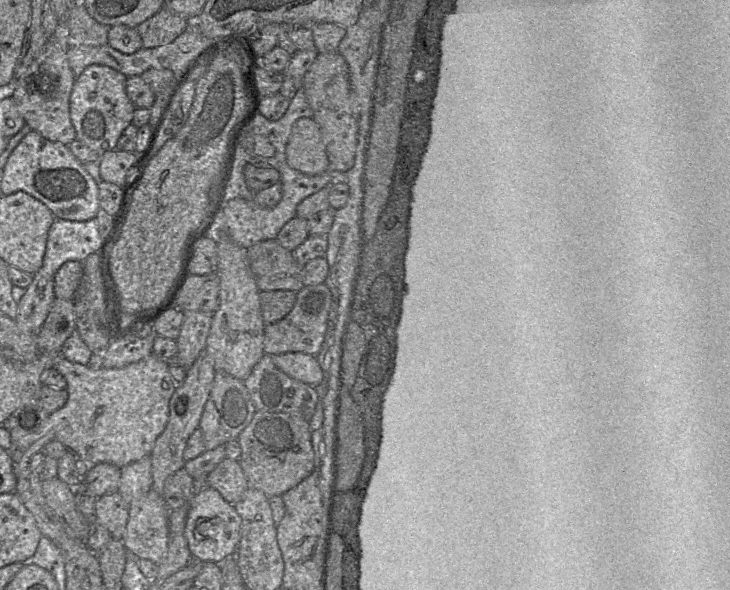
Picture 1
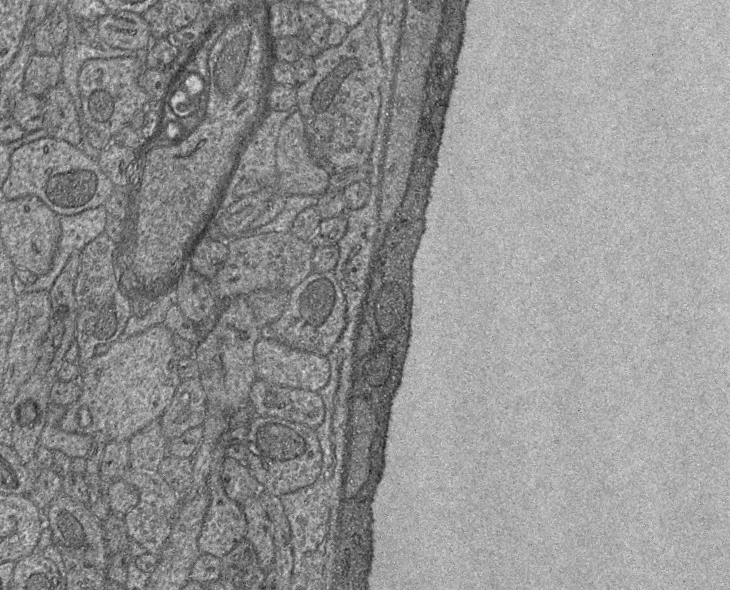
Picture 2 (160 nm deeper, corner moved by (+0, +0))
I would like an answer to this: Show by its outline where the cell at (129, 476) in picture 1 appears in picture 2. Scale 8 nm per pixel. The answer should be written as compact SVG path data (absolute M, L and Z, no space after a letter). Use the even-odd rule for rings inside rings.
M160 418L153 420L129 440L129 466L143 472L156 472L167 455L168 440L162 433Z

